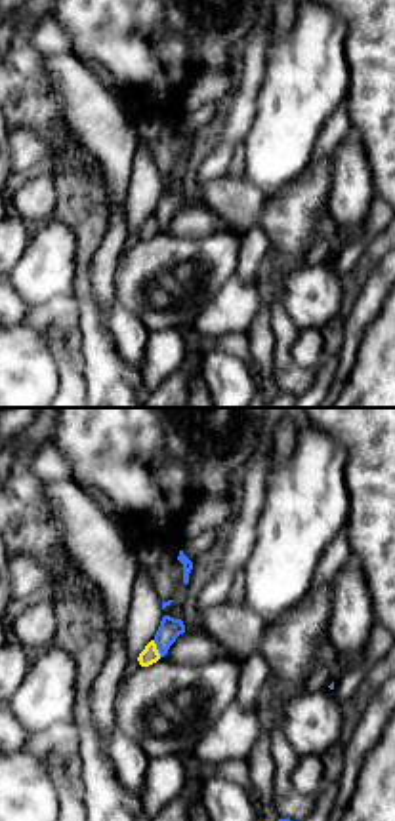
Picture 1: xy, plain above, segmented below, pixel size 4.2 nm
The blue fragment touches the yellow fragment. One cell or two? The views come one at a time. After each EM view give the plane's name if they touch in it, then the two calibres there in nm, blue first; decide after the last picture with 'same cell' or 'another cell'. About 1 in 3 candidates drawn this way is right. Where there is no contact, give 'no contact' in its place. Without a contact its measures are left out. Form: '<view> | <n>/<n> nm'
xy | 90/70 nm

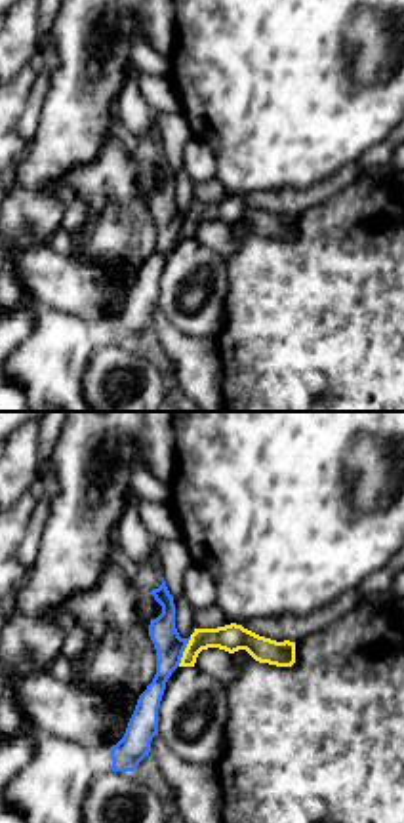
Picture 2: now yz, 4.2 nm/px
yz | 120/120 nm

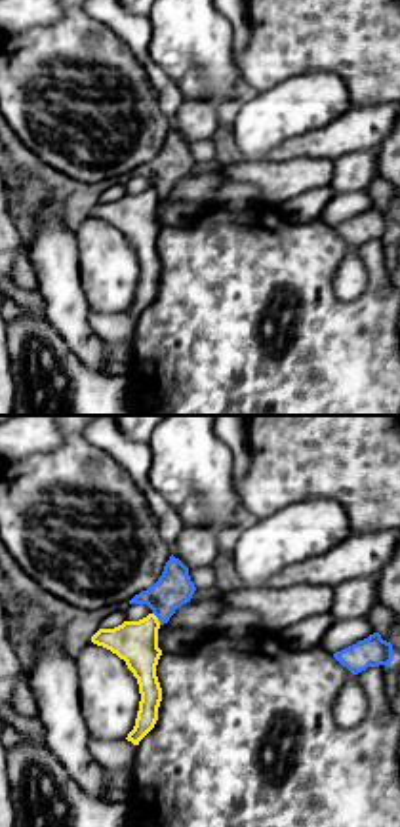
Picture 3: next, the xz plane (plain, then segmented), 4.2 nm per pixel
xz | 160/180 nm

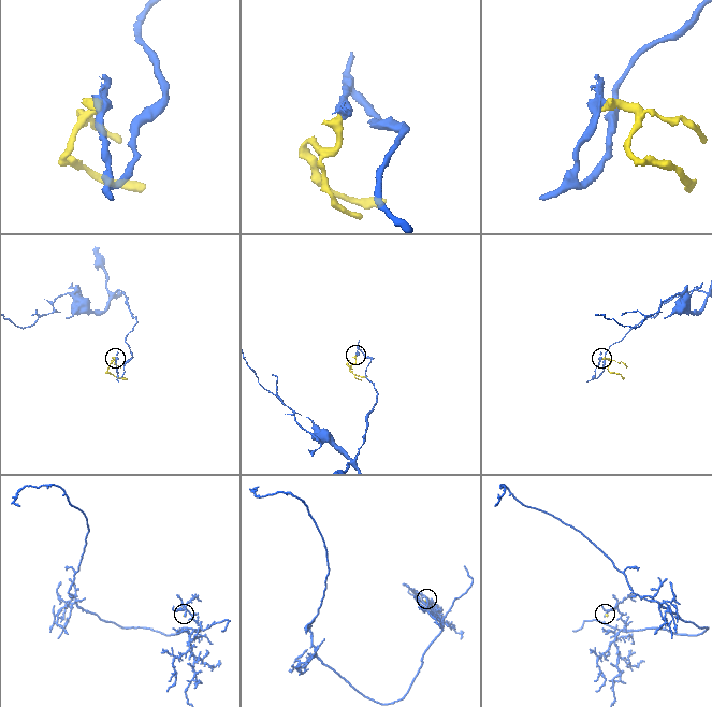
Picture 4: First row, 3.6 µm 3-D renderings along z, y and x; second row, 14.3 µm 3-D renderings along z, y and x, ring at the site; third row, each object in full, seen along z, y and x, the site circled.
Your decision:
same cell

